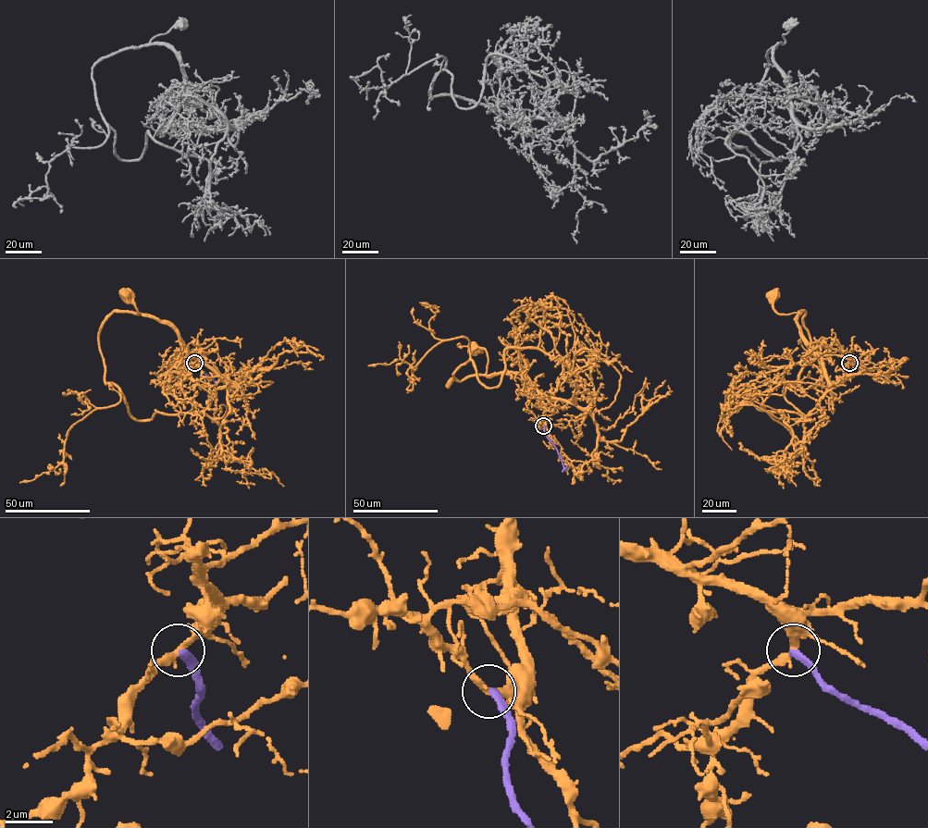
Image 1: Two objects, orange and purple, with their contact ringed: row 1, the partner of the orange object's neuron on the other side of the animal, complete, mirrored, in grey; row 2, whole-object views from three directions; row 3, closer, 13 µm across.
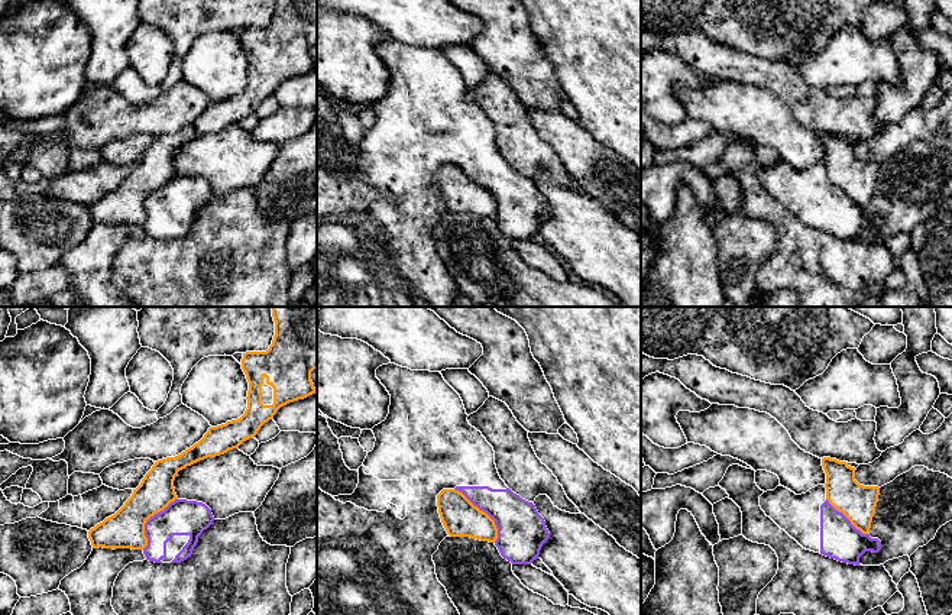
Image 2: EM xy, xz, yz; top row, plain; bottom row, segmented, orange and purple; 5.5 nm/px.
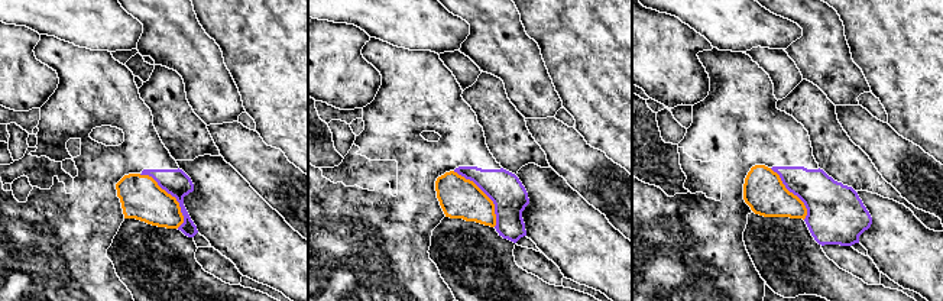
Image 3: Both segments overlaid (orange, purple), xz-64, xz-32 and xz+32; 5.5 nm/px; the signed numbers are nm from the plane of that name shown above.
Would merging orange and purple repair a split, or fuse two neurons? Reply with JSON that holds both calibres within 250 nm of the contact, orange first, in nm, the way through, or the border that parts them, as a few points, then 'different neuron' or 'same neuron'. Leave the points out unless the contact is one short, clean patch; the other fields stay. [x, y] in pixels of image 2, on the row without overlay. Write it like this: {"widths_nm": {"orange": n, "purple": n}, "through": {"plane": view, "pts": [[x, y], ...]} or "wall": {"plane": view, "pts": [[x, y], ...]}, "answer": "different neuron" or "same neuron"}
{"widths_nm": {"orange": 200, "purple": 280}, "answer": "different neuron"}

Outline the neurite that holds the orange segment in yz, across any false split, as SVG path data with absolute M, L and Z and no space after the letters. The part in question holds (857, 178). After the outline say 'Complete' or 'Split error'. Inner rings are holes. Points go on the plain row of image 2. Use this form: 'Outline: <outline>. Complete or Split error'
Outline: M823 133L826 175L862 210L868 210L878 178L880 164L864 162L855 156L855 143L846 137Z. Complete

